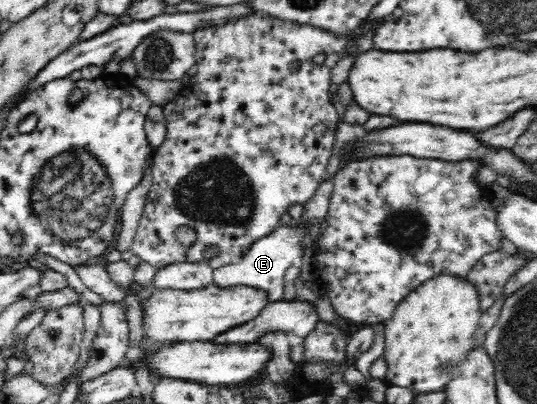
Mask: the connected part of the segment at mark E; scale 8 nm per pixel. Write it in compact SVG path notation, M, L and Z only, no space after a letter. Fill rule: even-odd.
M283 225L279 226L271 235L253 242L243 254L235 260L232 264L226 264L213 270L213 284L220 288L230 288L231 286L248 286L256 289L260 289L266 293L268 300L280 300L284 296L284 272L295 264L298 264L300 257L304 256L302 252L302 238L304 238L304 231L300 227L295 225Z

